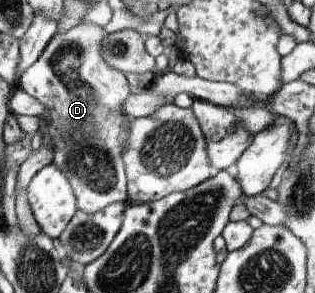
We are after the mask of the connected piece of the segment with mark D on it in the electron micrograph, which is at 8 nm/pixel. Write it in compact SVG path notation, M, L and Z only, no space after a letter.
M80 23L65 33L57 33L17 80L17 85L45 108L39 123L42 144L53 149L51 164L60 167L68 176L76 194L77 207L89 215L99 213L112 203L128 201L128 174L124 167L124 150L129 147L131 119L125 115L124 107L132 94L125 73L117 71L101 57L101 43L105 43L107 38L103 26L97 23Z

